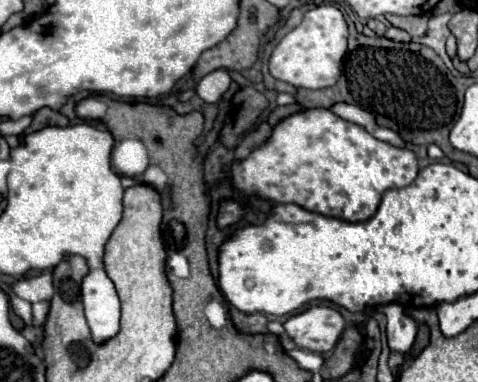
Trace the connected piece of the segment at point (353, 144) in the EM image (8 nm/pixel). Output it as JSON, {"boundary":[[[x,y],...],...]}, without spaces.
{"boundary":[[[315,108],[280,120],[262,146],[256,146],[244,160],[232,162],[230,172],[240,196],[298,204],[322,216],[364,222],[378,210],[384,190],[408,186],[416,178],[418,158],[412,150],[382,142],[328,109]]]}

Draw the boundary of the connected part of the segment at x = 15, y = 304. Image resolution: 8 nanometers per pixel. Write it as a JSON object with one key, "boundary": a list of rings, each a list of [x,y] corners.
{"boundary":[[[12,294],[12,298],[10,298],[10,306],[12,306],[12,310],[14,310],[14,314],[16,314],[16,316],[20,316],[26,324],[30,324],[30,320],[32,320],[30,302],[26,302],[26,300],[18,298],[16,294]]]}

